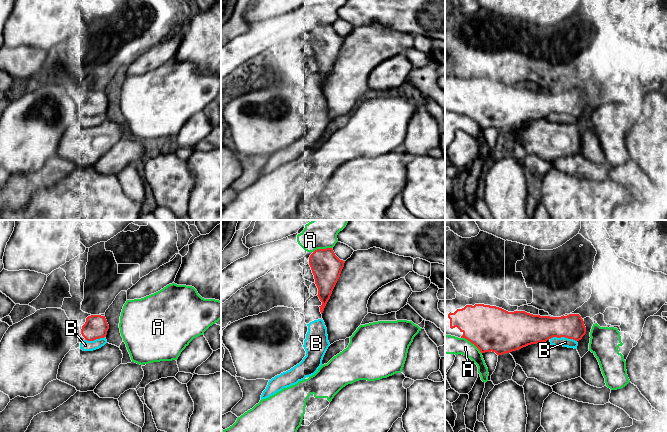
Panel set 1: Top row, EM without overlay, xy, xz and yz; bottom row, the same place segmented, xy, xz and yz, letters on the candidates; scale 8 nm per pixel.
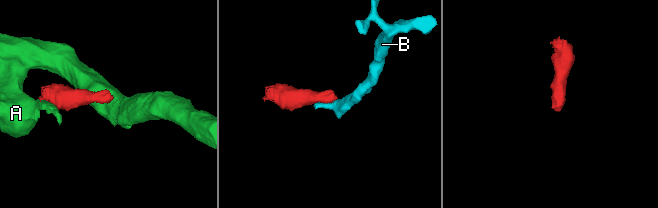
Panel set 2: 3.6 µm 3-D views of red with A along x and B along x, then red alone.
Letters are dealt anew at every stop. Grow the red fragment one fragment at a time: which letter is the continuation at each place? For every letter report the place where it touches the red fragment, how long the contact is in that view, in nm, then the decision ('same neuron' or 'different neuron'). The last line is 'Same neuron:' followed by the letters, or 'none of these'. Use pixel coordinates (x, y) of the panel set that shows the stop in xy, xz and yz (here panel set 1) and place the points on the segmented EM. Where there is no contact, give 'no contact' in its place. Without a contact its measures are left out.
A: yz (472, 343) | 220 nm | different neuron
B: yz (563, 336) | 220 nm | different neuron
Same neuron: none of these

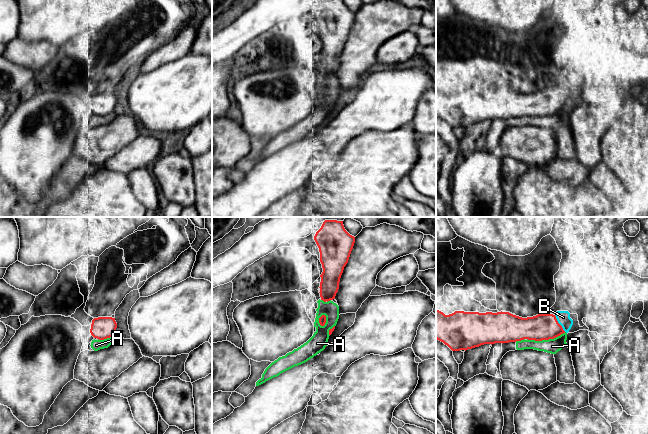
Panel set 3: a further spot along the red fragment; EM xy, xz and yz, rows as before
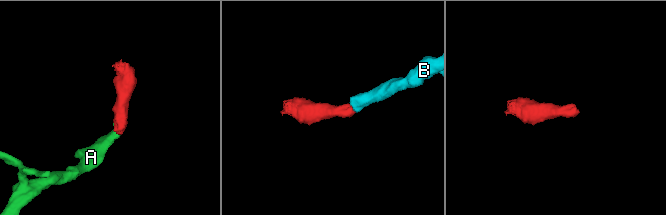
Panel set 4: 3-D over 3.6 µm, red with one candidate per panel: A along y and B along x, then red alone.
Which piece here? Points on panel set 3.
A: yz (546, 339) | 320 nm | different neuron
B: yz (558, 323) | 160 nm | same neuron
Same neuron: B

